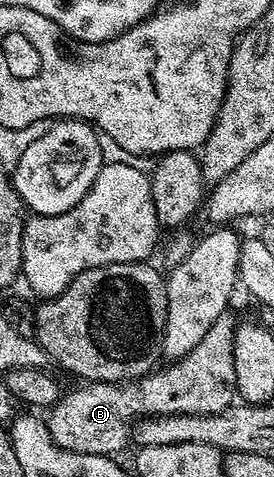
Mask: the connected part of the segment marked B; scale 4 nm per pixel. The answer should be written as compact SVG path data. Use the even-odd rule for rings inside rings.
M231 312L224 313L202 335L202 343L194 347L184 357L175 358L169 369L161 368L153 371L139 380L125 381L123 383L109 383L97 381L84 383L73 393L65 392L60 400L52 406L47 414L48 434L54 439L58 447L75 453L89 453L90 455L102 455L112 457L120 455L124 448L130 445L130 426L134 419L143 417L165 417L166 415L214 415L218 411L226 411L237 400L236 376L234 375L234 339L236 338L237 318L232 318Z

